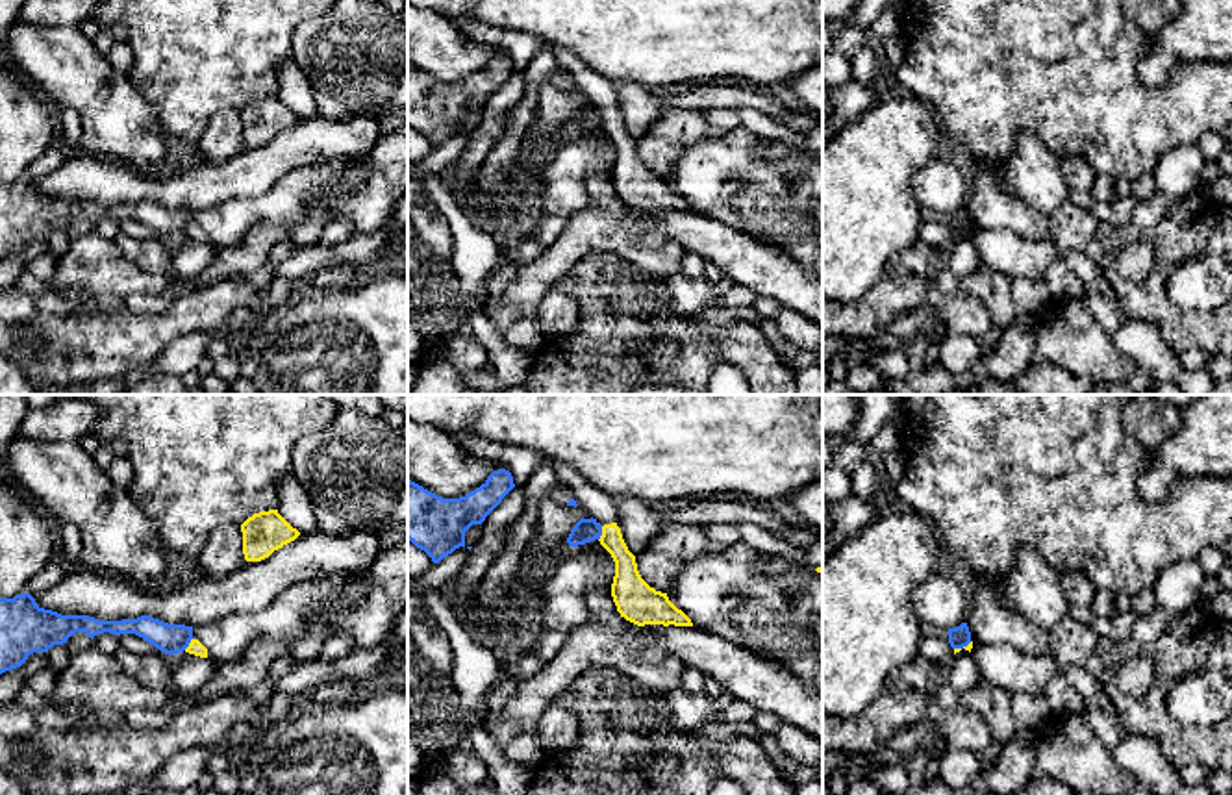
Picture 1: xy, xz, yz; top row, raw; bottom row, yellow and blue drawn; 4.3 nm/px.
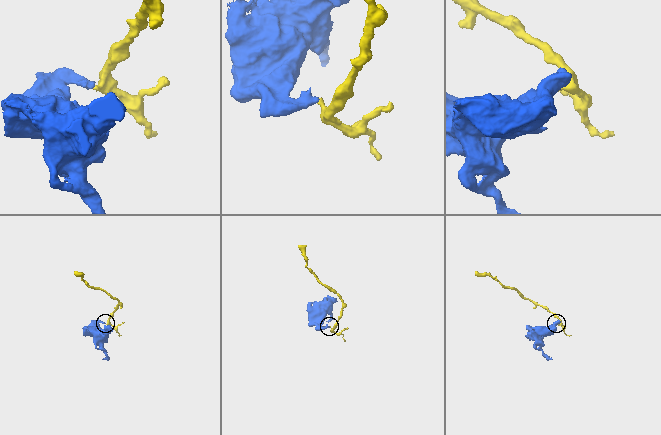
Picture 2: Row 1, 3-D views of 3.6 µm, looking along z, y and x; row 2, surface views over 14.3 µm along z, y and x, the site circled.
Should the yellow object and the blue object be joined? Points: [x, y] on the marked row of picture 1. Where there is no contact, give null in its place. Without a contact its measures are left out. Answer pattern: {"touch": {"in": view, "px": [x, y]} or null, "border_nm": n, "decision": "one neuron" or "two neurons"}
{"touch": {"in": "xz", "px": [603, 534]}, "border_nm": 70, "decision": "two neurons"}

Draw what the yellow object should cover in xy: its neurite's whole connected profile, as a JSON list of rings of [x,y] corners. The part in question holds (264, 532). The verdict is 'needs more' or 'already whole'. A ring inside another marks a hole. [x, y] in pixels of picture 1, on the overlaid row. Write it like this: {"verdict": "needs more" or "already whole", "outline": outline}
{"verdict": "already whole", "outline": [[[278,510],[254,513],[241,524],[241,532],[246,562],[261,562],[300,536]]]}

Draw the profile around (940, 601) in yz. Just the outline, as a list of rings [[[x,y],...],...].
[[[934,573],[911,591],[911,606],[919,623],[956,628],[967,621],[969,602],[952,576]]]

